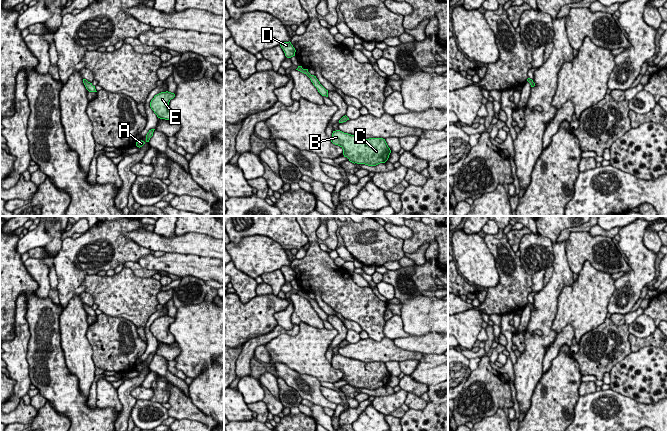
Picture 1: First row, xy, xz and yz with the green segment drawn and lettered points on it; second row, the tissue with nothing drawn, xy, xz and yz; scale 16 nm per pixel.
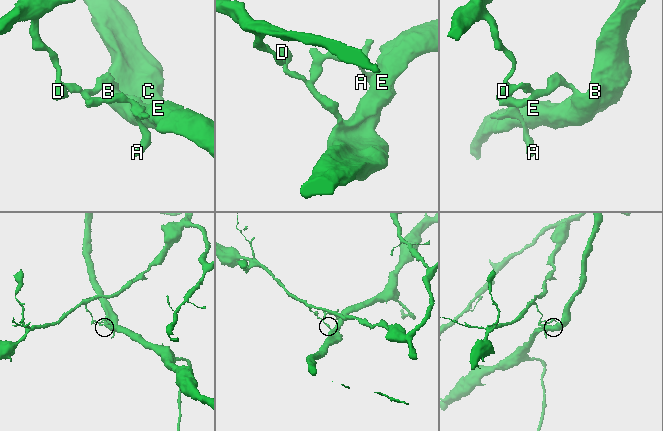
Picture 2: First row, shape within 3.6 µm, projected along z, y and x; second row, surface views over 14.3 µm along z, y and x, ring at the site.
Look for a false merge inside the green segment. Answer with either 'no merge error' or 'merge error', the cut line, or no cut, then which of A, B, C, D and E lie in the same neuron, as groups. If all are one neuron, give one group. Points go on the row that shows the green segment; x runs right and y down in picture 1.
merge error; cut xz (310, 74), (308, 76); groups A B C E / D

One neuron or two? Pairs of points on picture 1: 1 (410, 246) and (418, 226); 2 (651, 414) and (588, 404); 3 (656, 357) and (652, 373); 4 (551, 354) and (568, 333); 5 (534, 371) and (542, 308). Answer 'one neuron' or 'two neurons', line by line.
1: one neuron
2: one neuron
3: one neuron
4: one neuron
5: one neuron

